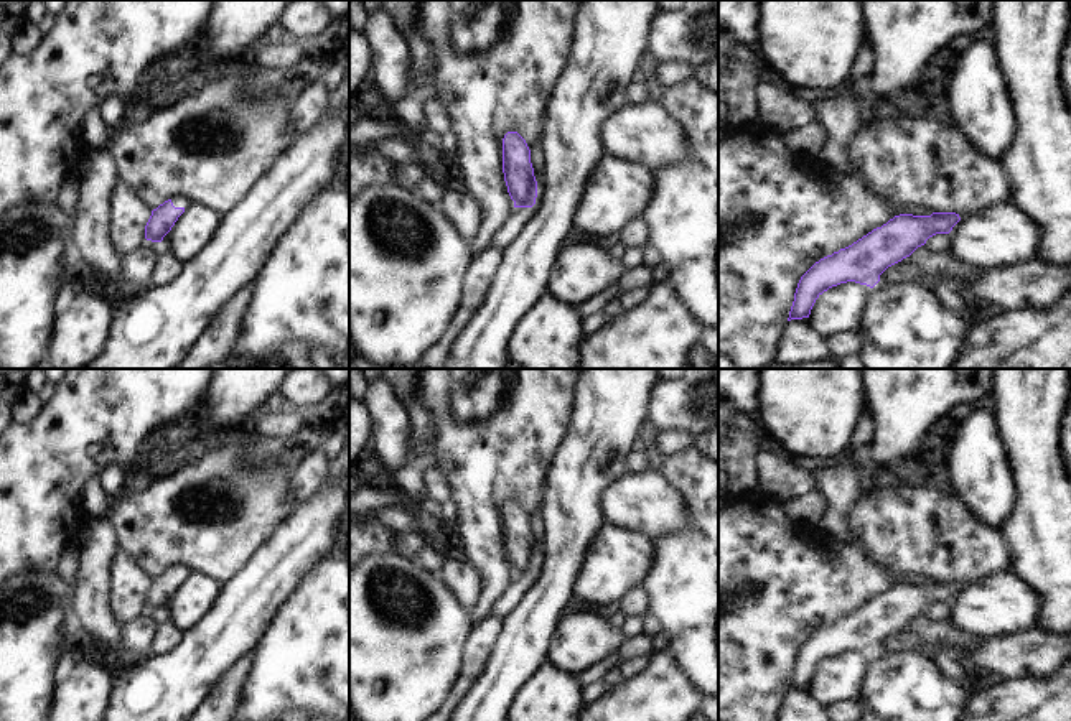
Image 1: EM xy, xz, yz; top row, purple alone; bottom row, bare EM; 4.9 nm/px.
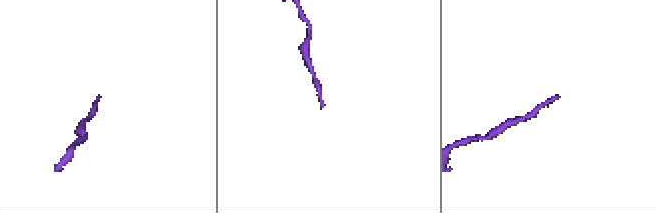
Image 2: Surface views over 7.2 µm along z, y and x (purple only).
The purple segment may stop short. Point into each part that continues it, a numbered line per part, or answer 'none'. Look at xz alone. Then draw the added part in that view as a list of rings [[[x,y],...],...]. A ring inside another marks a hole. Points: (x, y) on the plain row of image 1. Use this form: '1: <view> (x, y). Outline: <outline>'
none.

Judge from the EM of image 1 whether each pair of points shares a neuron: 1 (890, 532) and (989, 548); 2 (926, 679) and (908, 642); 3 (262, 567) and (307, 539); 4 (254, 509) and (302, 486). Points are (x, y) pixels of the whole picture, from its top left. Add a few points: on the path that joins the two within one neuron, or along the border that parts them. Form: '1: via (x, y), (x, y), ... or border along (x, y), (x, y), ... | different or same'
1: via (915, 532), (928, 532), (964, 548) | same
2: border along (880, 647), (885, 651), (926, 654) | different
3: via (274, 567), (295, 547) | same
4: border along (292, 473), (289, 479), (289, 511) | different

